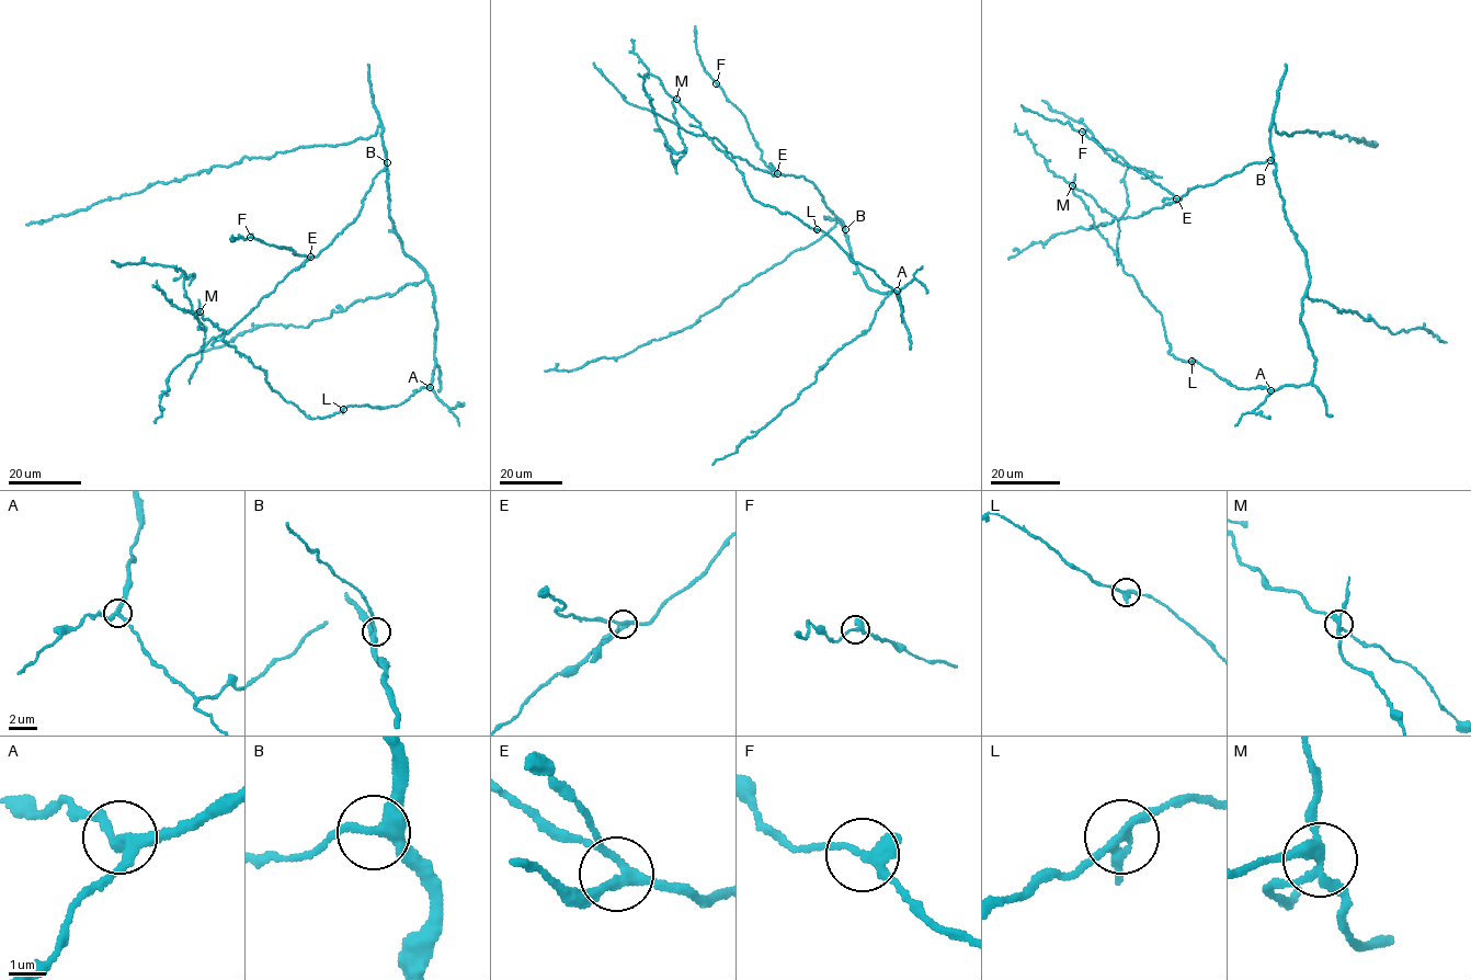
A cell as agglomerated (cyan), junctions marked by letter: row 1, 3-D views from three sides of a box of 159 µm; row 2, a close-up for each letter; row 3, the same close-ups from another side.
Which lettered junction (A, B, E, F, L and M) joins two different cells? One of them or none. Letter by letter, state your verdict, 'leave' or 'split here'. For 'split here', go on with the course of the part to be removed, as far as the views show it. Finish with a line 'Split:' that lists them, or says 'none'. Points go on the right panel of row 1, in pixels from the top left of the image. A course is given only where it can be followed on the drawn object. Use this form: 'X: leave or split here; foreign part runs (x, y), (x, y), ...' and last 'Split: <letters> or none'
A: leave
B: leave
E: leave
F: leave
L: leave
M: split here; foreign part runs (1072, 185), (1117, 218), (1128, 206), (1124, 179), (1128, 164), (1104, 149), (1086, 127), (1041, 100)
Split: M

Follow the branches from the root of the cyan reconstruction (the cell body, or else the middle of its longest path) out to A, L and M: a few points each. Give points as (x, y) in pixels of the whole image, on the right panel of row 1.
A: (1313, 374), (1308, 384), (1270, 390)
L: (1313, 374), (1310, 383), (1298, 386), (1283, 386), (1273, 390), (1256, 386), (1240, 389), (1192, 361)
M: (1313, 374), (1310, 383), (1298, 386), (1240, 389), (1195, 360), (1170, 354), (1162, 316), (1124, 271), (1072, 185)

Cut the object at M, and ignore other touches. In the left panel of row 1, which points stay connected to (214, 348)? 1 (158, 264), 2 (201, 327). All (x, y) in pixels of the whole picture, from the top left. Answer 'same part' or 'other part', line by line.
1: other part
2: other part

